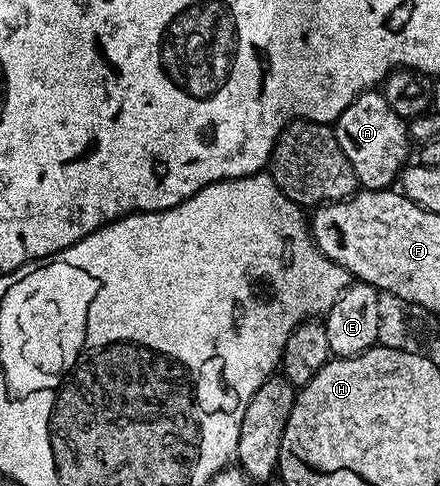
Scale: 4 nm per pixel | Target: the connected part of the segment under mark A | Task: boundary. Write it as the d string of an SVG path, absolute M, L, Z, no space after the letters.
M370 91L355 98L337 117L333 130L362 190L390 188L410 160L411 138L406 118L391 111L384 92Z

